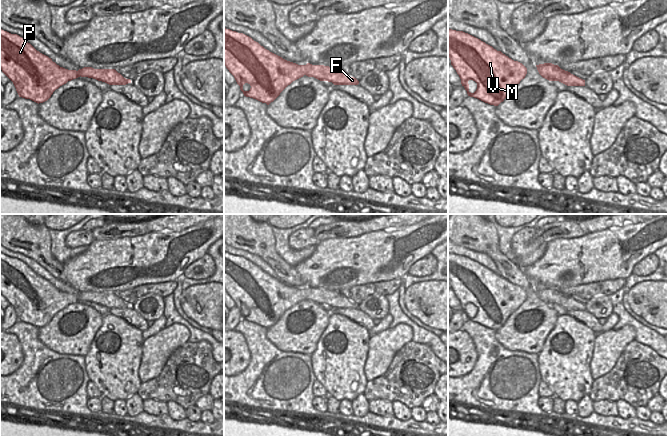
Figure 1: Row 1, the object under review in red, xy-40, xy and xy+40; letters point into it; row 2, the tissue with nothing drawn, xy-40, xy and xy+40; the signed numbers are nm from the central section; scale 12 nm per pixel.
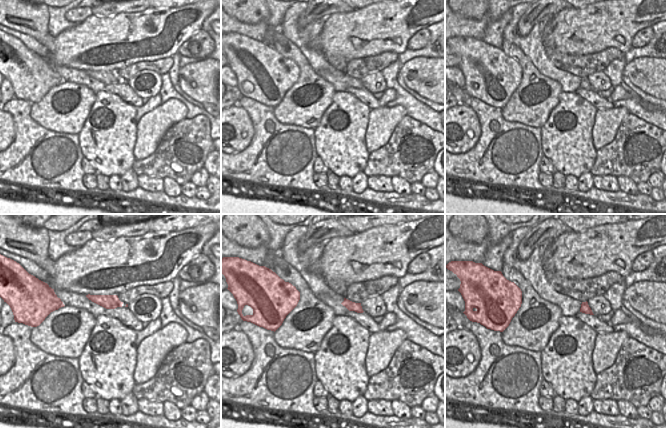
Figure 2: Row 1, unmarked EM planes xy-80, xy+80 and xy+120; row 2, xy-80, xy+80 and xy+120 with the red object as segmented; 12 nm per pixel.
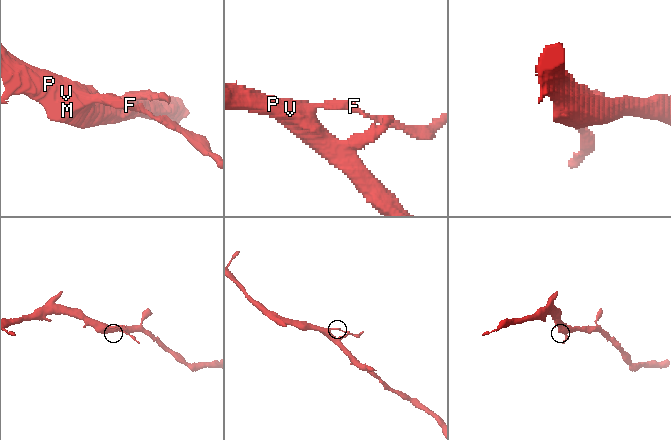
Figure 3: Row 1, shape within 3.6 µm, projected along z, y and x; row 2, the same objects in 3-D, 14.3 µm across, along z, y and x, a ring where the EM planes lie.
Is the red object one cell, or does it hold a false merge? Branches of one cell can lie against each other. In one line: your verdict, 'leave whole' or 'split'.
split

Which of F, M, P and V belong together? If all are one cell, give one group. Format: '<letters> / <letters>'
F / M P V

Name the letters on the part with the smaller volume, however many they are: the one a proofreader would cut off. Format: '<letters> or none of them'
F.

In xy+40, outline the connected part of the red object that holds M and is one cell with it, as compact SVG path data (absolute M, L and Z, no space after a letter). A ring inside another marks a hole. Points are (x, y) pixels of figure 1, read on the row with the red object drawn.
M448 29L448 55L468 96L494 106L503 102L508 93L527 74L527 68L522 63L512 60L501 51L497 51L492 46L463 31ZM469 80L477 83L474 93L469 91Z

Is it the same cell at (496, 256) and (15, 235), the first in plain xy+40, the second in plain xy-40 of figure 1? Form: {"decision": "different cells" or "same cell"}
{"decision": "same cell"}

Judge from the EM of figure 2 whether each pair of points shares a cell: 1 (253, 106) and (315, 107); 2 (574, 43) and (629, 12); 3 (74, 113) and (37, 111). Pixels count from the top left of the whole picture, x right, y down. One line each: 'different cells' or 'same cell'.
1: different cells
2: same cell
3: same cell

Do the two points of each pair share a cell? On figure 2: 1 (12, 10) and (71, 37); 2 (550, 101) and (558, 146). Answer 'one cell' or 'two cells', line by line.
1: two cells
2: two cells

